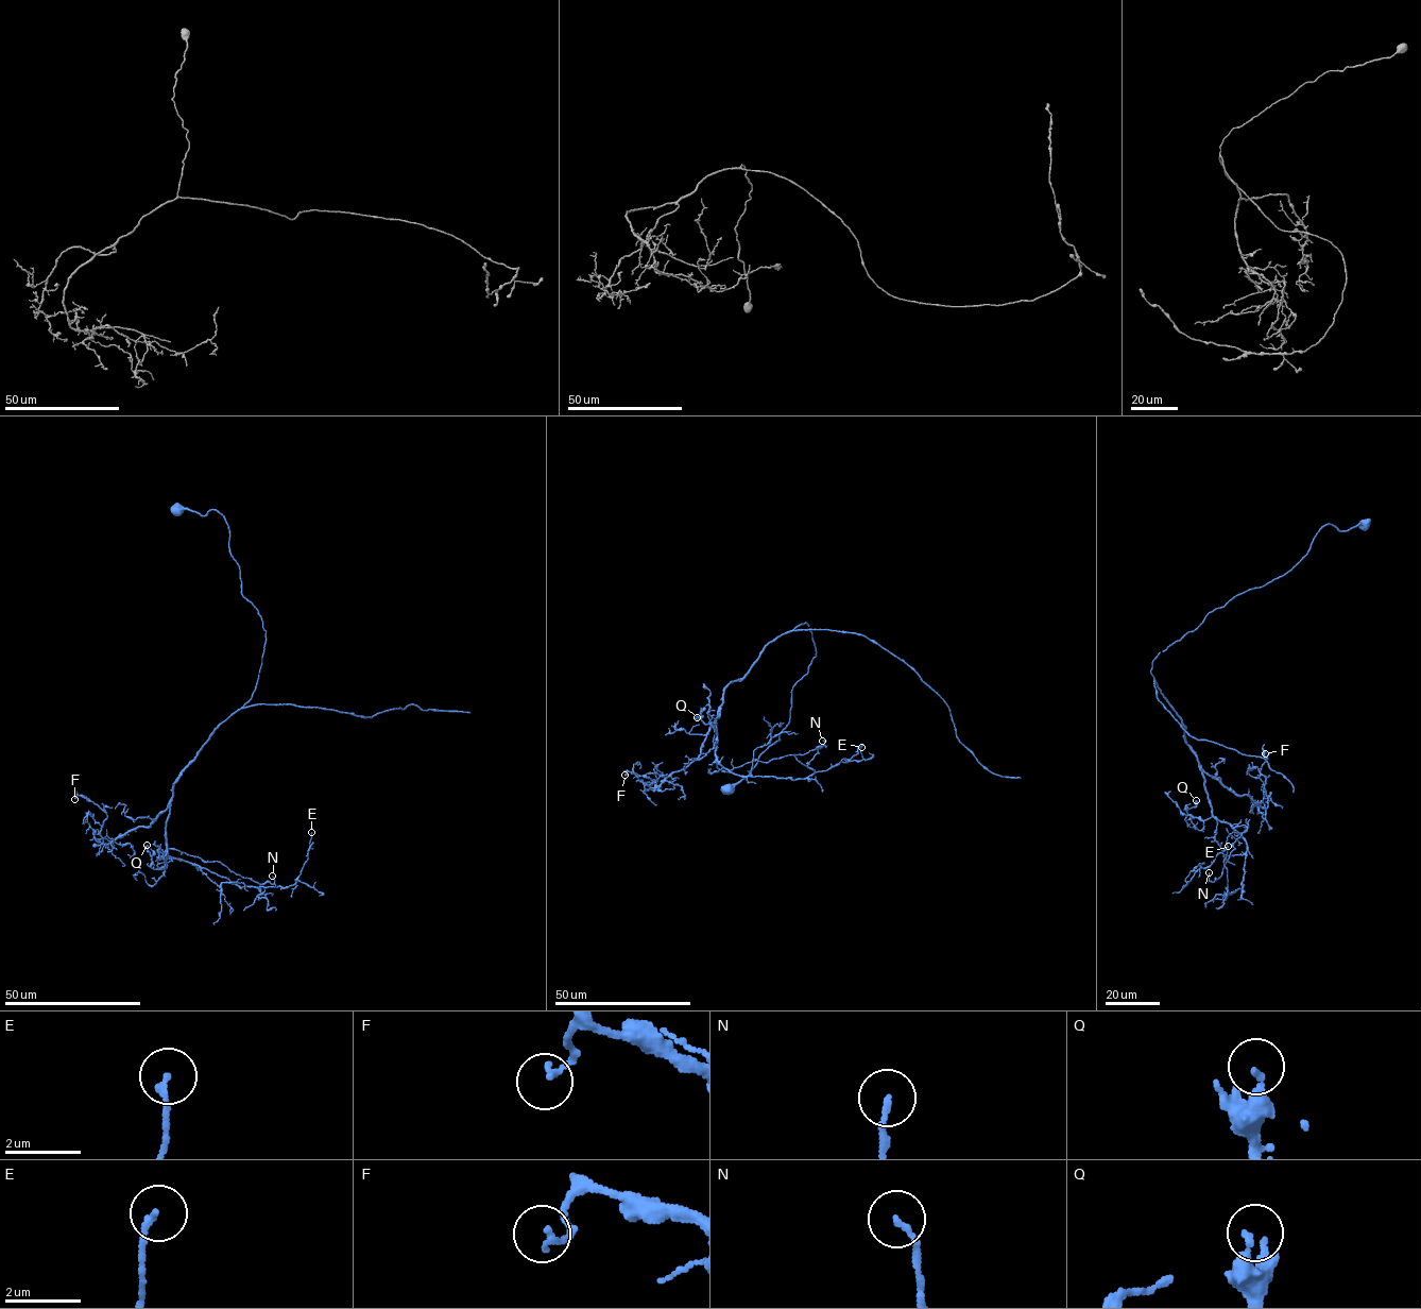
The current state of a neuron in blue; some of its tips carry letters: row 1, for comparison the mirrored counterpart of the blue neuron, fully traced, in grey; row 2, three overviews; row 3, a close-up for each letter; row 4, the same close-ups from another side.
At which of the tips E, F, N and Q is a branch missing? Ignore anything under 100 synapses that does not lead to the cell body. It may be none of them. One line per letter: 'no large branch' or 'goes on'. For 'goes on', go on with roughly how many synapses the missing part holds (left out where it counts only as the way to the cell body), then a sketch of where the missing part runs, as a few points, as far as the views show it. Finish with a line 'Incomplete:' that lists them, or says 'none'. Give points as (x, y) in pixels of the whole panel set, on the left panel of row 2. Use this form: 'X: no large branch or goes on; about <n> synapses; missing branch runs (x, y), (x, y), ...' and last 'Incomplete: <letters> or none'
E: no large branch
F: no large branch
N: no large branch
Q: no large branch
Incomplete: none

